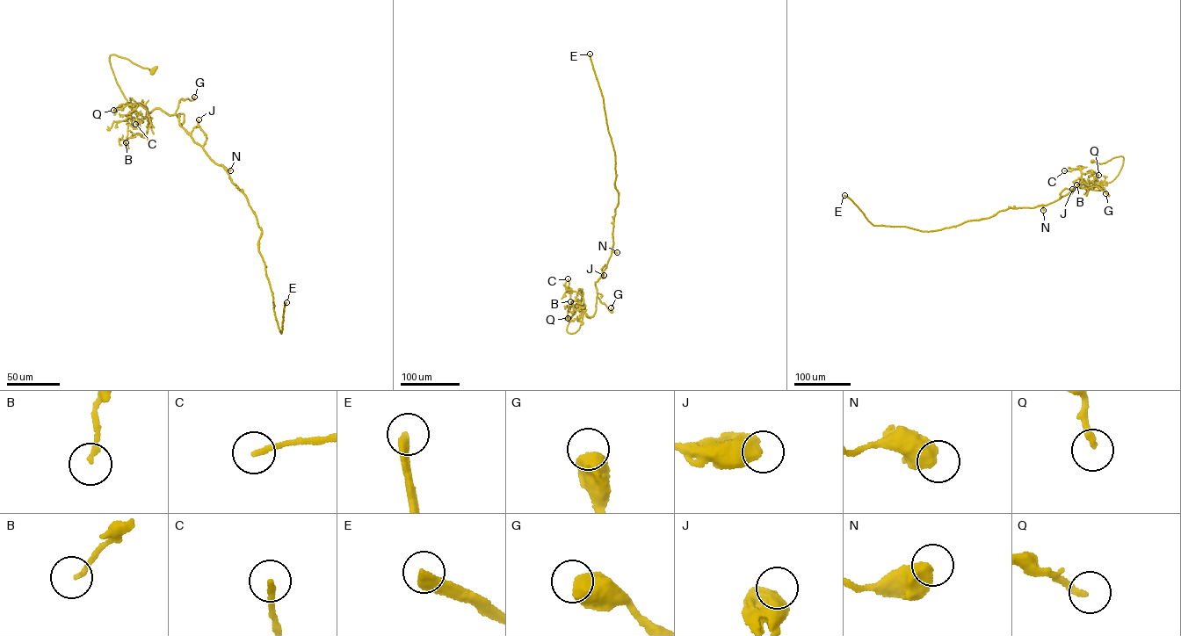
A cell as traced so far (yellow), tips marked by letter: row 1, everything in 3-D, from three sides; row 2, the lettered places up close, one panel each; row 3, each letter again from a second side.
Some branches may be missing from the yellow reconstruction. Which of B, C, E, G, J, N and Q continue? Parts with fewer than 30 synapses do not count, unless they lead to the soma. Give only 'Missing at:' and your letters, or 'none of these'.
Missing at: E

